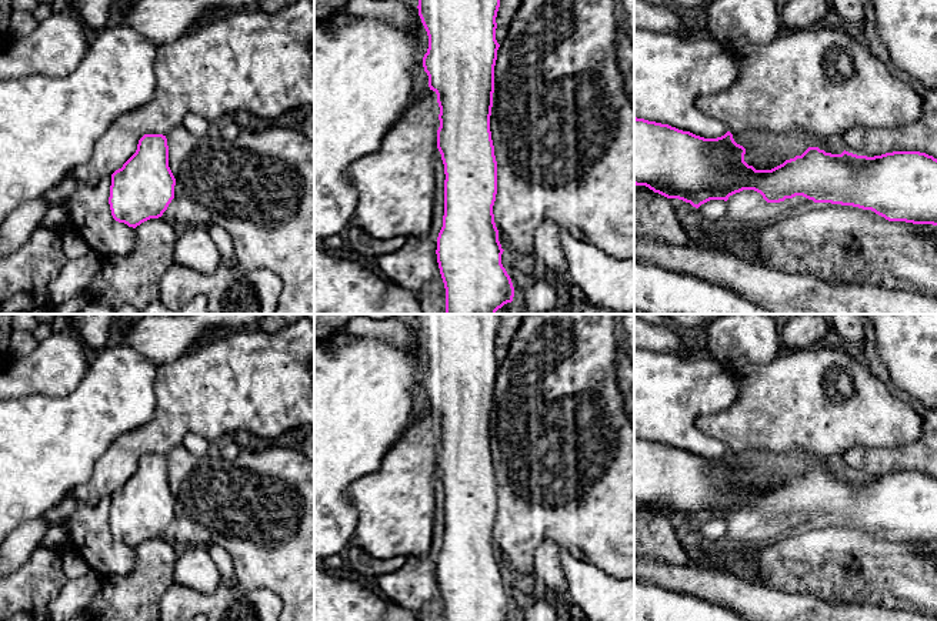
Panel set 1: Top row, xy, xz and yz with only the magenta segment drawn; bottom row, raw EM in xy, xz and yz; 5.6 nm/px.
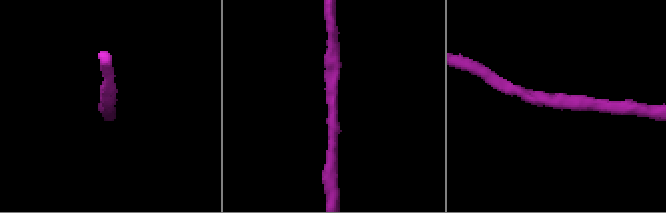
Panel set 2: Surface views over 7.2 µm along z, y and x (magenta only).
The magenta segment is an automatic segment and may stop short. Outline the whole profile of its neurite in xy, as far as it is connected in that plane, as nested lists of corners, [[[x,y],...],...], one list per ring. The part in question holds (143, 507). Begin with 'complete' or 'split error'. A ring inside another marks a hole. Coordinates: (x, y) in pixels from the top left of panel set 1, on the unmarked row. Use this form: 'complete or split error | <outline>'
complete | [[[144,454],[136,473],[111,494],[109,524],[113,538],[136,548],[161,537],[174,518],[174,505],[166,455]]]

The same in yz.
complete | [[[634,437],[634,504],[646,505],[667,518],[678,518],[698,528],[710,520],[727,521],[743,510],[754,510],[767,522],[803,515],[814,522],[831,522],[871,530],[888,541],[937,545],[937,478],[920,471],[893,471],[867,477],[848,471],[831,474],[818,467],[808,467],[801,475],[786,480],[771,490],[756,490],[744,481],[746,468],[727,451],[717,458],[704,458],[668,444]]]

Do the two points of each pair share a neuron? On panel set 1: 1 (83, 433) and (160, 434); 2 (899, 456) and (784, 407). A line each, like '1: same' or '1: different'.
1: different
2: different

